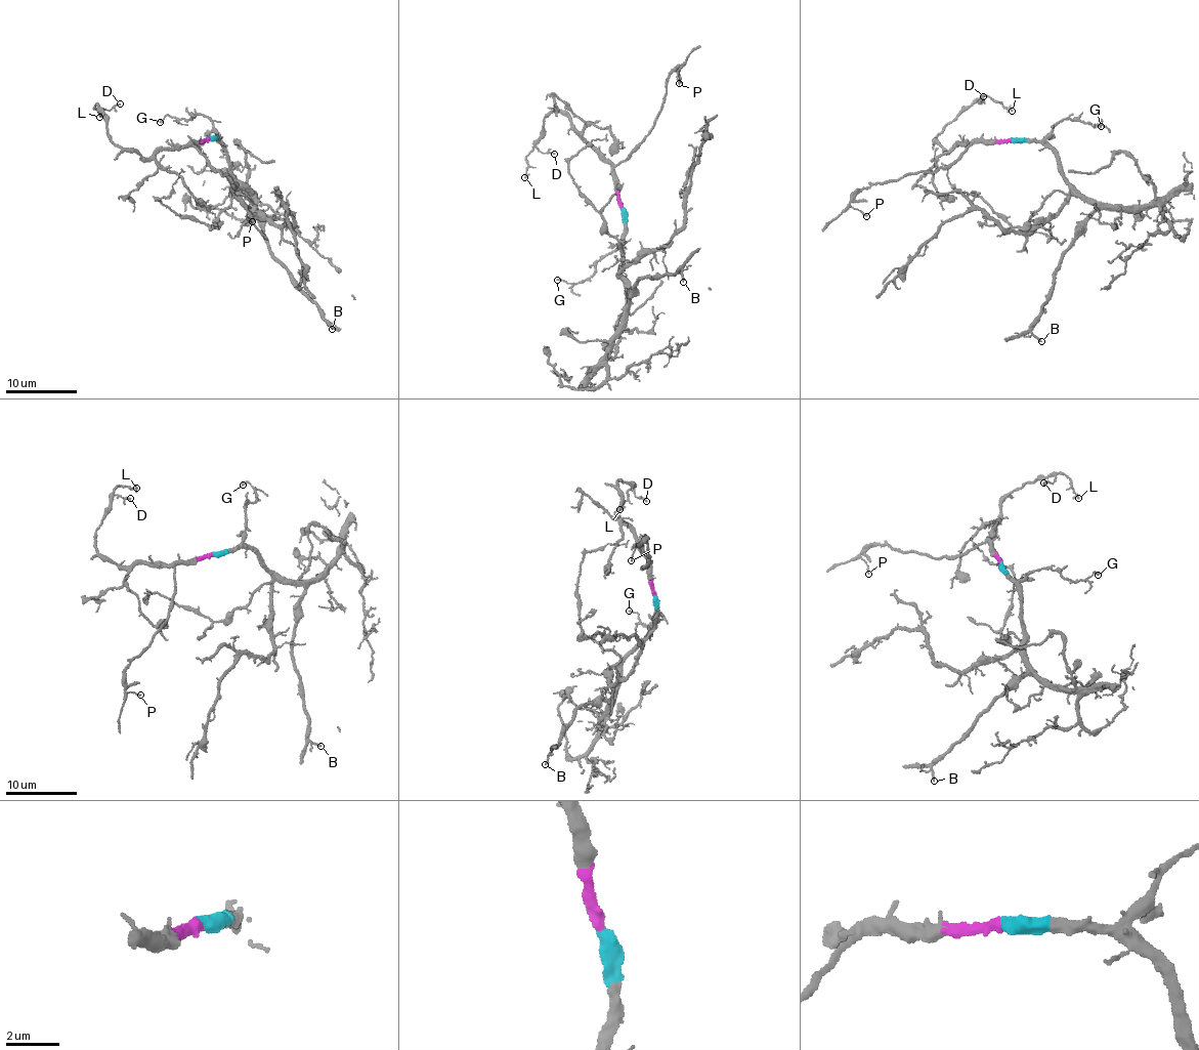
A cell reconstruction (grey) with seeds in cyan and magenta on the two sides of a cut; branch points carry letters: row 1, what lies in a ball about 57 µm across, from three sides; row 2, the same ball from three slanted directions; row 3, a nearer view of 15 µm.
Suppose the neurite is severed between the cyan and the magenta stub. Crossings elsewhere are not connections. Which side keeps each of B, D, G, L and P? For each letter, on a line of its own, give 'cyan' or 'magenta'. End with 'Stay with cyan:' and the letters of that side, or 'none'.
B: cyan
D: magenta
G: cyan
L: magenta
P: magenta
Stay with cyan: B, G

